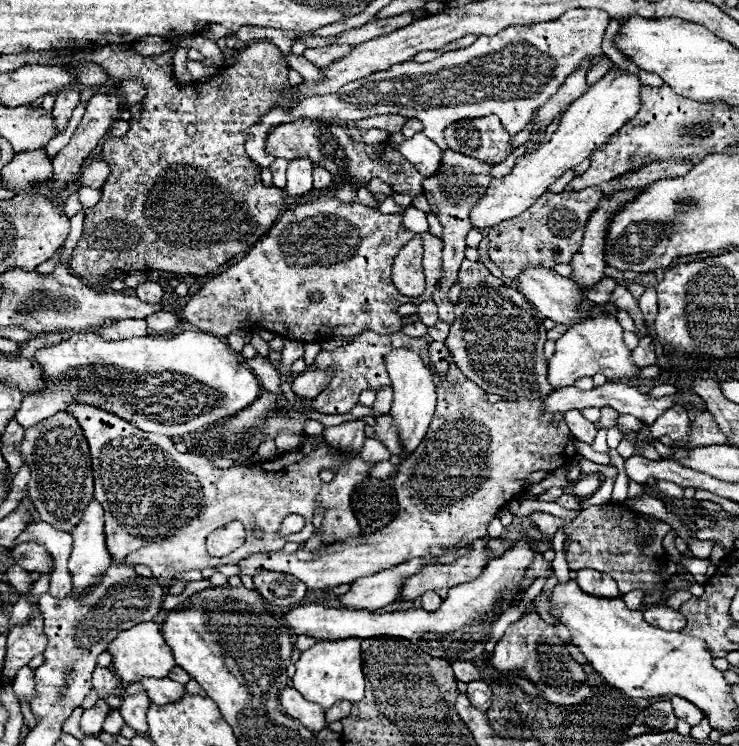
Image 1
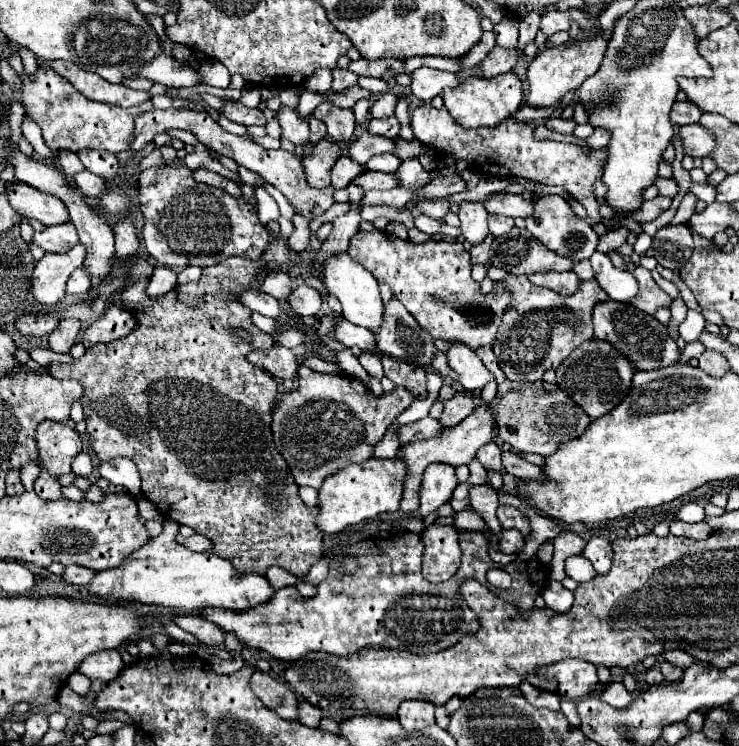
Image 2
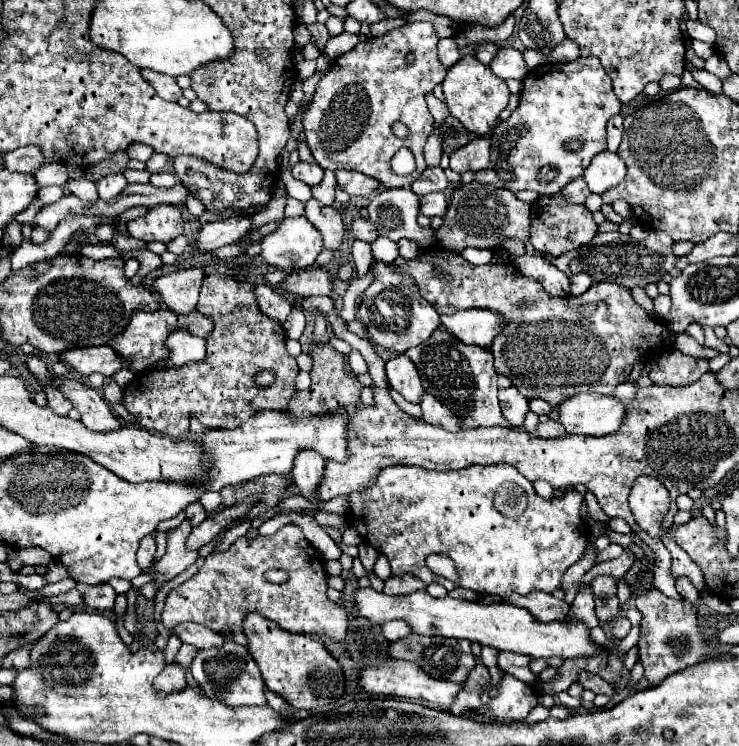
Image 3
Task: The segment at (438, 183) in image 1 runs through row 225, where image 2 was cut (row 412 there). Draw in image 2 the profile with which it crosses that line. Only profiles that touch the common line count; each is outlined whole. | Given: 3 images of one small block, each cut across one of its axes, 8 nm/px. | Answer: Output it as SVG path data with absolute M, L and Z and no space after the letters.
M456 392L450 400L444 400L444 410L438 420L442 428L450 428L462 422L472 410L474 410L474 398L466 392Z

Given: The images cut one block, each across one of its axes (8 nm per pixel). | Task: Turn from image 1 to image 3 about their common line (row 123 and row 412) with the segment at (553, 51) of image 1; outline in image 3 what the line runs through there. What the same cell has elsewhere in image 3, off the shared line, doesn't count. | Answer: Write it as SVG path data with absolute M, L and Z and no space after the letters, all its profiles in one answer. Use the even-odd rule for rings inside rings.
M516 386L500 390L500 408L502 408L502 416L510 426L522 426L524 424L524 416L530 412L528 406L528 398L524 398ZM422 400L420 406L422 406L424 420L428 424L440 426L448 432L458 432L460 430L460 426L452 426L452 412L446 410L446 406L440 404L440 400ZM262 410L254 414L248 422L240 424L238 428L224 430L224 428L212 428L206 430L200 438L204 446L208 446L208 452L212 454L212 490L220 490L228 484L242 484L248 482L256 476L264 474L290 474L292 472L292 462L302 450L314 450L318 452L324 460L334 460L334 462L346 462L348 460L348 432L350 432L350 416L344 410L338 412L328 412L322 416L308 416L306 420L298 420L294 414L280 412L280 410Z

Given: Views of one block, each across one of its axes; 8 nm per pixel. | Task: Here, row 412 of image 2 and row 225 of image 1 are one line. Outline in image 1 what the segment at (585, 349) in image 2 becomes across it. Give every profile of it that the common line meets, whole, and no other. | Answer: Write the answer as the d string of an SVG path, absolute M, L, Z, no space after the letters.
M640 190L616 192L614 196L602 200L600 208L596 208L594 214L590 216L586 230L584 230L582 246L570 262L570 266L574 268L570 280L574 280L582 290L588 290L592 284L596 284L604 276L604 266L606 266L604 236L606 236L610 218L614 216L614 212L618 212L626 202L634 200L638 194L640 194Z

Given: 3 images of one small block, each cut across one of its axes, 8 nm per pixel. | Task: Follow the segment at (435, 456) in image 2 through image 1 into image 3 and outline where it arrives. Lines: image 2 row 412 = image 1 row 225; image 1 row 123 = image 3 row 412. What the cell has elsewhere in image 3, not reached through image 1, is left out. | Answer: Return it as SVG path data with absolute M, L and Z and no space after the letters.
M596 392L576 394L558 406L560 422L568 434L606 436L620 428L626 406L614 398Z

